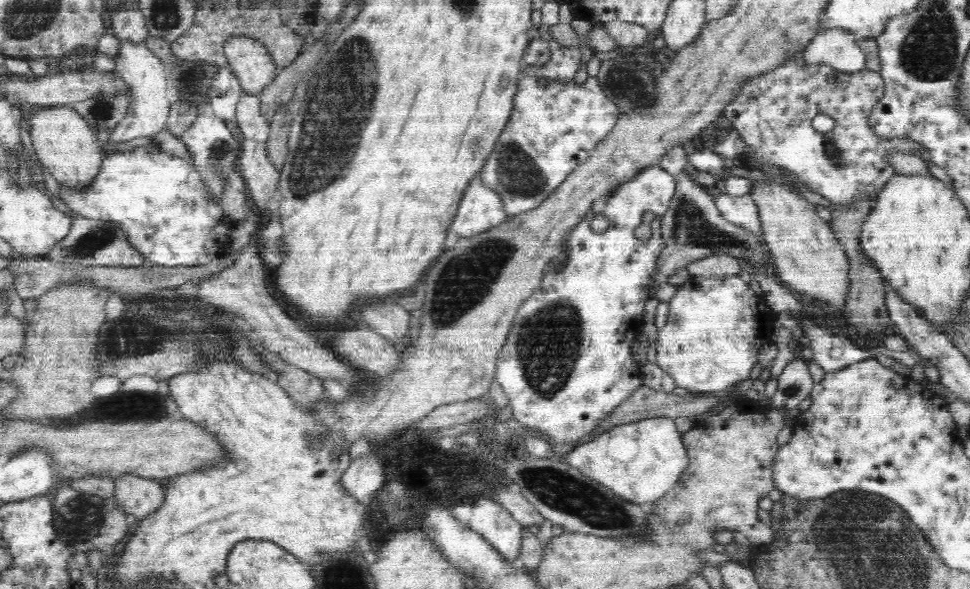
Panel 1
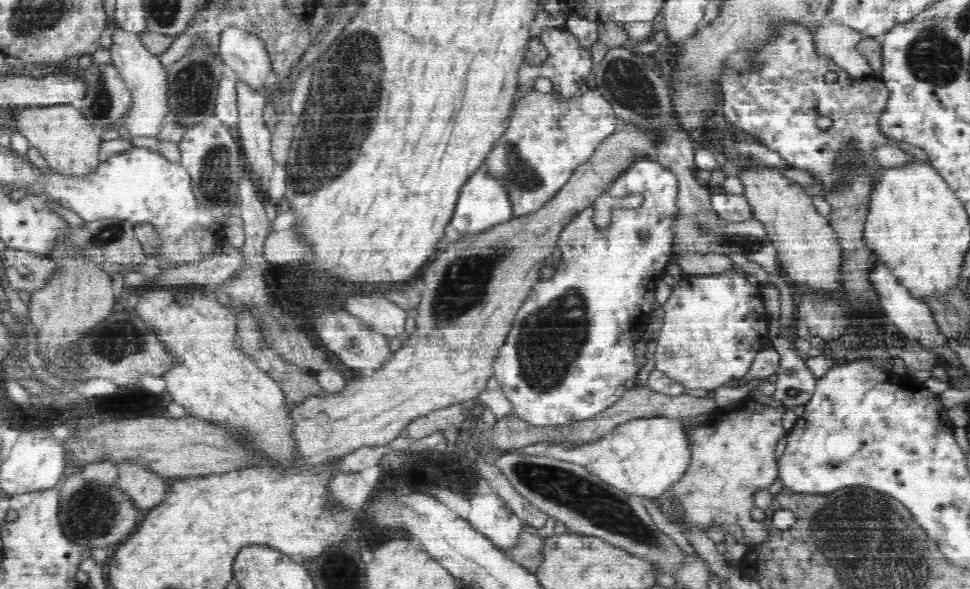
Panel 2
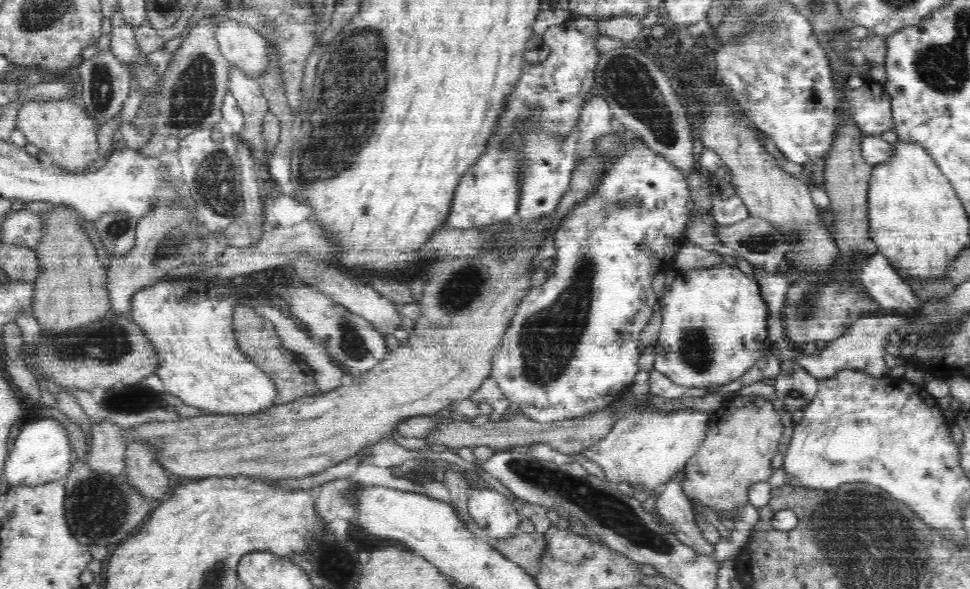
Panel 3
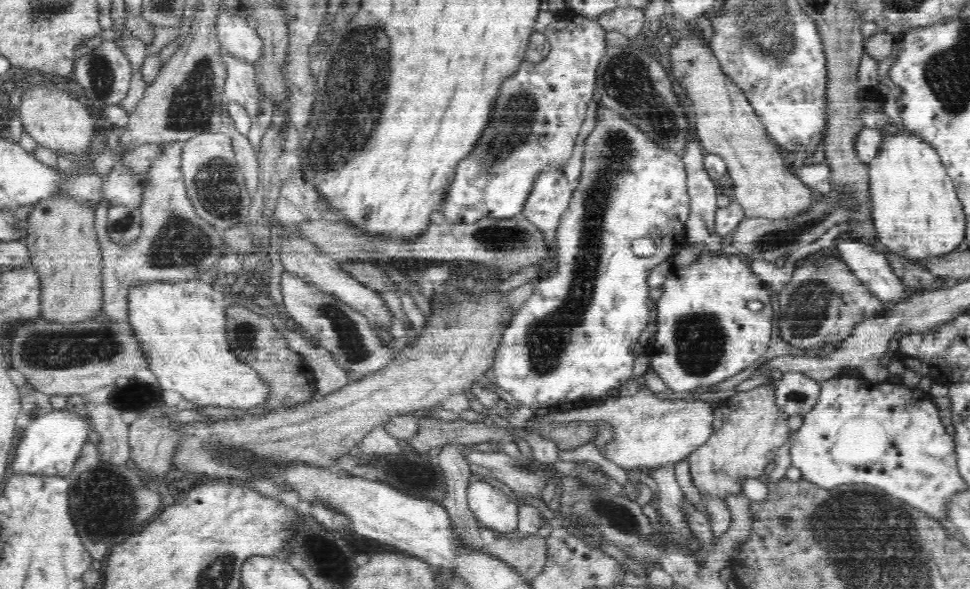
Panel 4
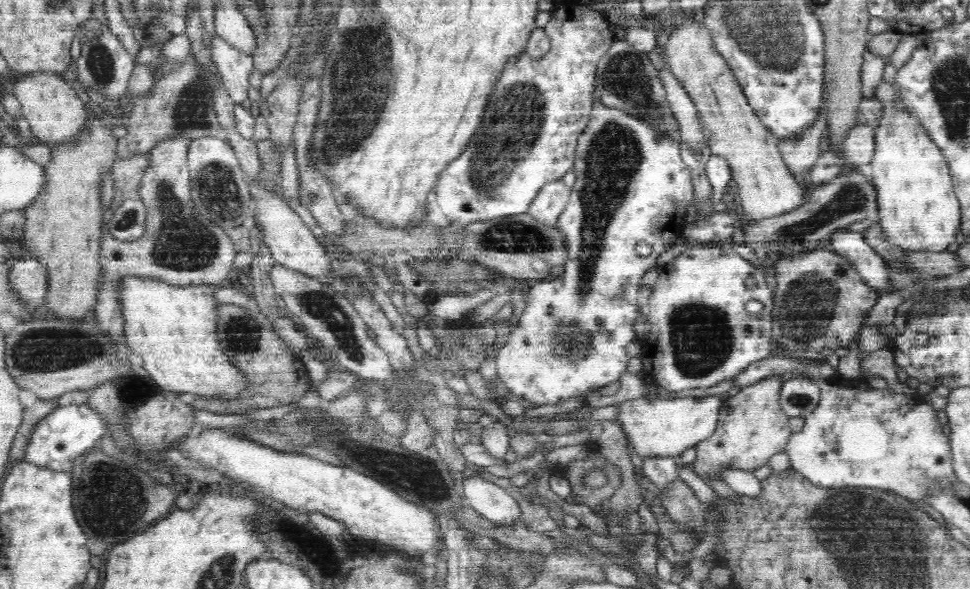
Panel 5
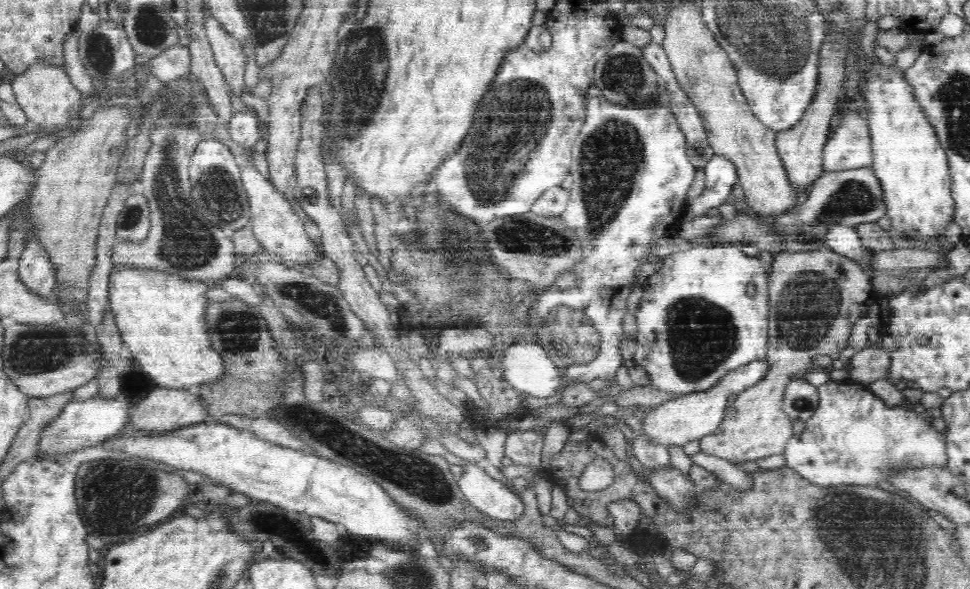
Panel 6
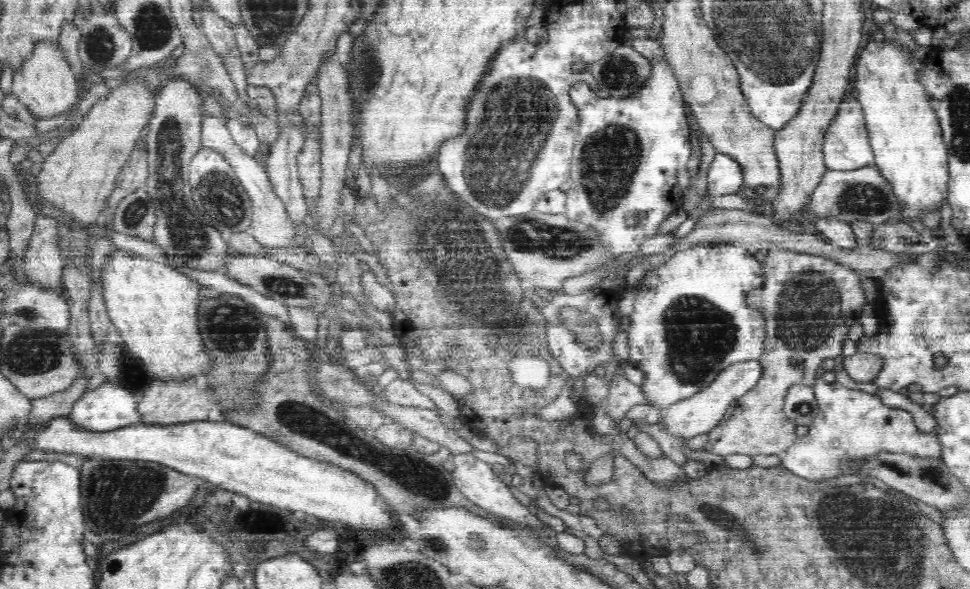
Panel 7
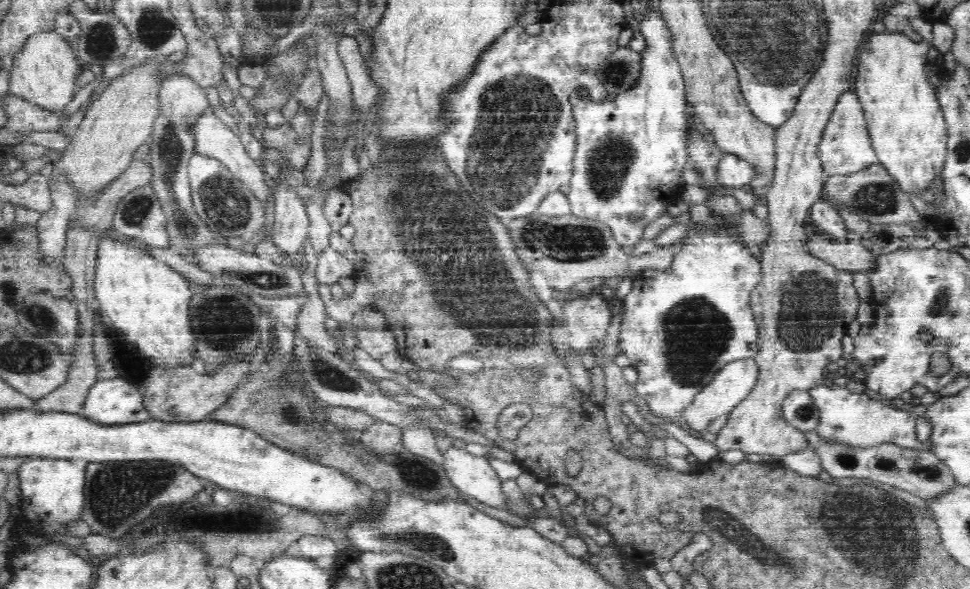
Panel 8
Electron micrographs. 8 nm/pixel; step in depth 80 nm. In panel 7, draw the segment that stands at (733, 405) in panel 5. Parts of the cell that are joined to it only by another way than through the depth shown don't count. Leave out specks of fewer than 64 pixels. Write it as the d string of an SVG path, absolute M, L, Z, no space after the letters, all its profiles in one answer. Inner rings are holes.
M772 250L764 263L763 275L766 284L762 290L754 289L748 296L750 306L763 310L766 317L766 350L759 362L764 367L760 380L736 400L732 415L723 420L714 430L708 433L708 440L703 446L705 451L720 456L768 456L784 452L796 438L795 425L787 418L783 410L783 400L792 384L808 384L813 386L818 377L816 370L825 359L841 358L844 342L850 326L862 316L866 302L862 275L852 266L840 264L828 257L809 253L798 253L790 250Z

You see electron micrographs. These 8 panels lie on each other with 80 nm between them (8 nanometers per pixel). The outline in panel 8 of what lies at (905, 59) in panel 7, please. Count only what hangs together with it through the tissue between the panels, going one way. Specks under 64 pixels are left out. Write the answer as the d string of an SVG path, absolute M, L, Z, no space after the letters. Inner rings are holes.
M872 34L860 48L858 72L852 81L878 164L907 200L909 194L928 201L932 196L938 198L945 180L947 132L926 78L929 48L924 40L916 44L900 34Z

